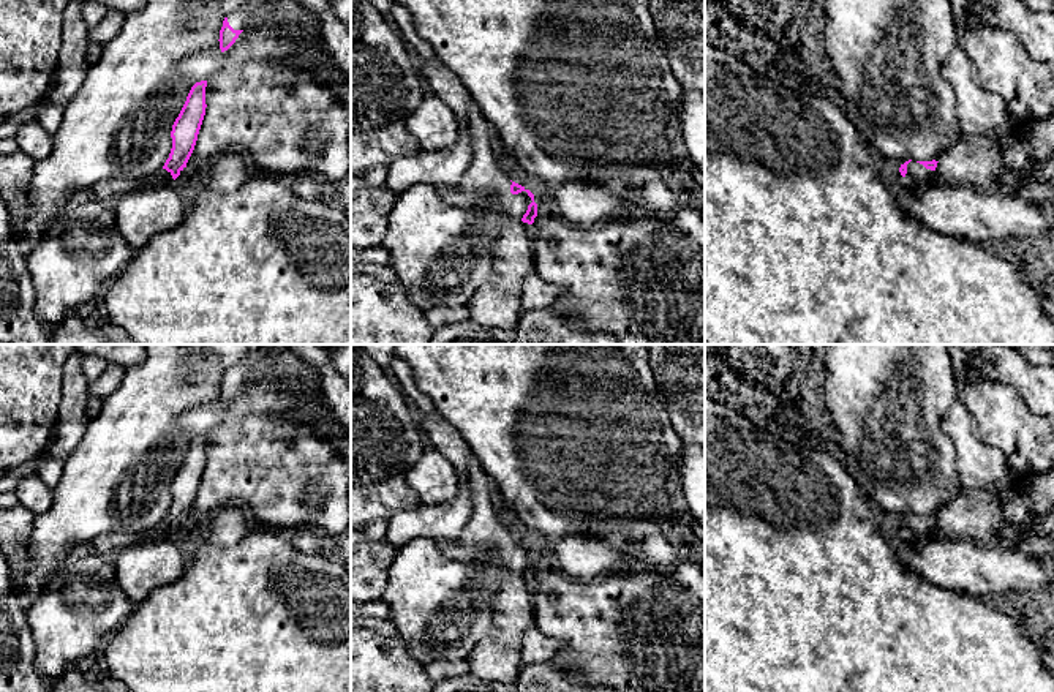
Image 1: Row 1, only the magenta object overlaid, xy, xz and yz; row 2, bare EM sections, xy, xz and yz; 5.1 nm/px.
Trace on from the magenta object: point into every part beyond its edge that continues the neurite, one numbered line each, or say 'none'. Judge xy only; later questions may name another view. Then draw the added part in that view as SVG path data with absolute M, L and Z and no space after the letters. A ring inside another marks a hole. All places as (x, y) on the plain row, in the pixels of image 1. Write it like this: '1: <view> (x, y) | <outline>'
1: xy (240, 373) | M239 362L232 368L228 370L228 376L234 384L250 382L253 378L261 374L262 367L248 368L245 363Z
2: xy (161, 530) | M160 523L156 528L142 532L142 540L144 542L158 540L161 537L172 536L172 534L174 532L172 532L171 526L168 526L166 523Z

